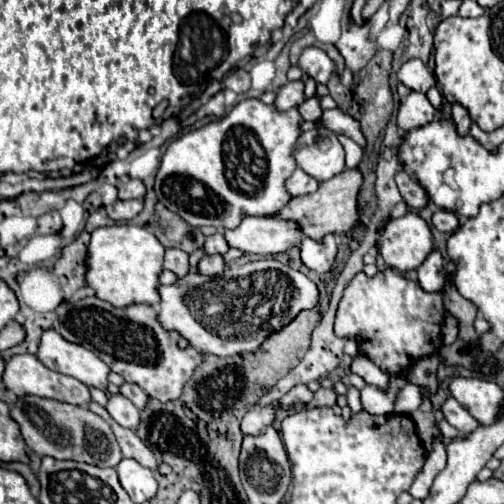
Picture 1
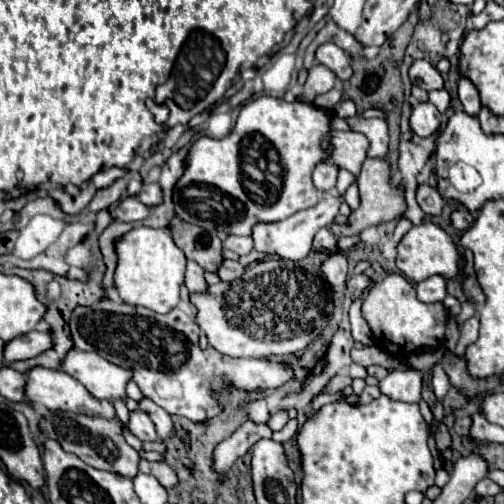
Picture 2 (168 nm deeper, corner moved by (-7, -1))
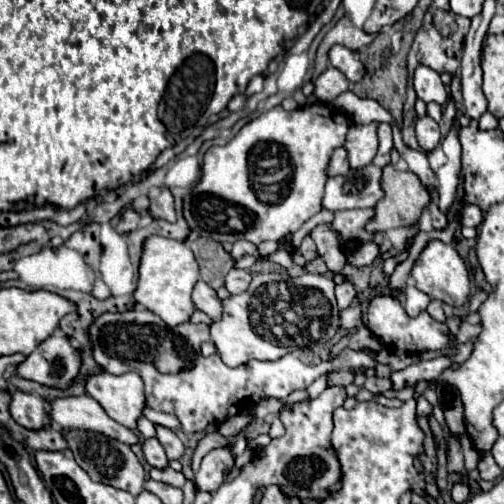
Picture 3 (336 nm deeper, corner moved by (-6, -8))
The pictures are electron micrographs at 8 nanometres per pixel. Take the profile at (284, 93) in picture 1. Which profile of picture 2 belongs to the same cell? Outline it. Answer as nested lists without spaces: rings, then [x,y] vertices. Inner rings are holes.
[[[315,65],[309,69],[309,77],[307,77],[307,83],[303,85],[303,101],[307,103],[313,103],[313,99],[321,93],[327,93],[329,89],[333,89],[337,81],[337,75],[327,69],[325,65]]]

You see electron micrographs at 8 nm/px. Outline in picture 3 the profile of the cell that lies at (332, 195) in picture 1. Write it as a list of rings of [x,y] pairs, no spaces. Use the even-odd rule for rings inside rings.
[[[390,164],[382,168],[382,190],[384,190],[384,198],[374,206],[374,216],[366,224],[366,230],[370,234],[386,232],[390,228],[400,228],[400,226],[408,228],[408,226],[416,224],[420,214],[424,212],[426,204],[430,202],[426,188],[420,184],[420,180],[414,172],[396,172]]]

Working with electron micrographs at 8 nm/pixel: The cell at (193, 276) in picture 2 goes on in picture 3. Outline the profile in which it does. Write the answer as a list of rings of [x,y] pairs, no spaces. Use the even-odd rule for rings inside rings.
[[[204,280],[196,282],[194,292],[192,292],[192,302],[198,310],[206,312],[212,320],[220,320],[220,312],[222,312],[220,298],[216,296],[216,290],[210,288]]]

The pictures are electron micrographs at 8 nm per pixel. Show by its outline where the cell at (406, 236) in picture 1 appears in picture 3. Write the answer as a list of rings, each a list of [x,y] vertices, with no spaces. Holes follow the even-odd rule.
[[[432,240],[426,244],[426,248],[422,250],[422,254],[418,256],[418,260],[414,262],[414,268],[410,270],[412,280],[416,282],[416,288],[430,294],[436,300],[442,300],[450,306],[462,306],[468,300],[470,294],[470,278],[468,278],[468,270],[464,260],[458,256],[458,252],[454,250],[454,246],[444,244],[440,240]]]

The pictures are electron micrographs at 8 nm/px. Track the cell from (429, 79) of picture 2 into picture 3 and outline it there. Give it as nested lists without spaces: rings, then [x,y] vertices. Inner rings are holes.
[[[420,64],[414,72],[414,90],[416,90],[418,98],[424,102],[444,104],[448,100],[448,90],[442,84],[440,74],[424,64]]]

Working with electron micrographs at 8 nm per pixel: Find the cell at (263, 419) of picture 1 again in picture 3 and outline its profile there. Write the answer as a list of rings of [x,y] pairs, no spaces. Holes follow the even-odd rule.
[[[232,444],[214,448],[212,452],[208,452],[202,460],[200,470],[196,472],[198,488],[208,490],[208,492],[216,492],[218,486],[226,478],[226,470],[234,466],[234,460],[236,458],[234,458],[234,452],[232,452]]]

